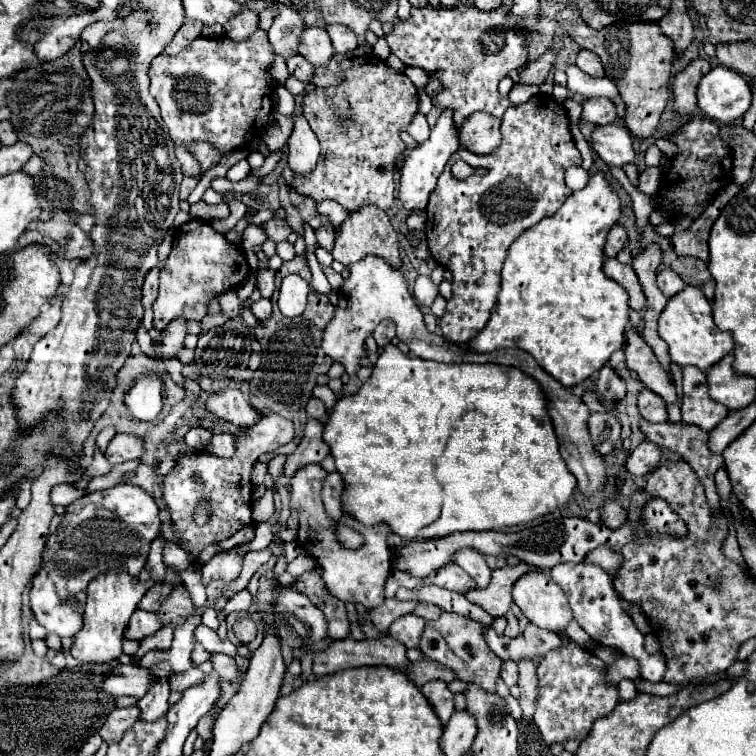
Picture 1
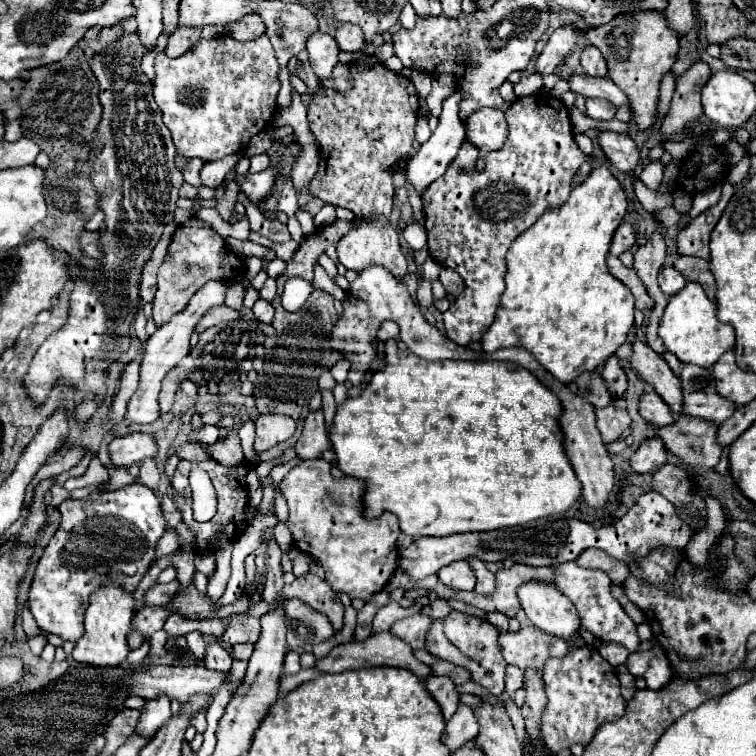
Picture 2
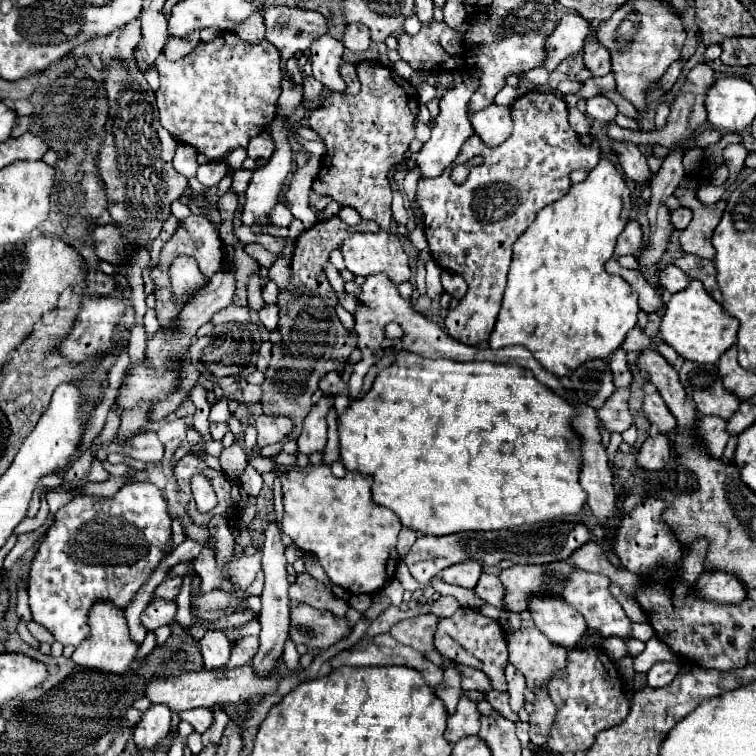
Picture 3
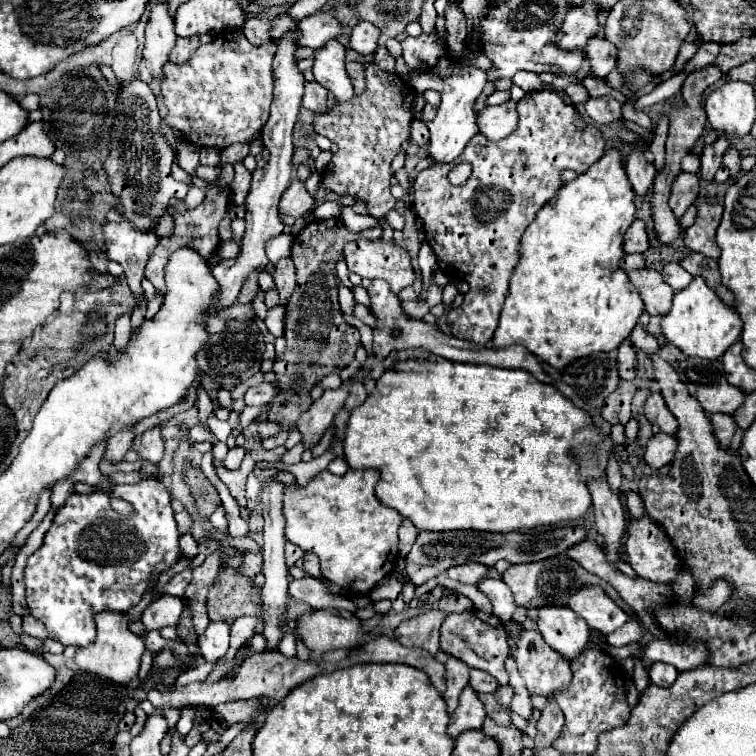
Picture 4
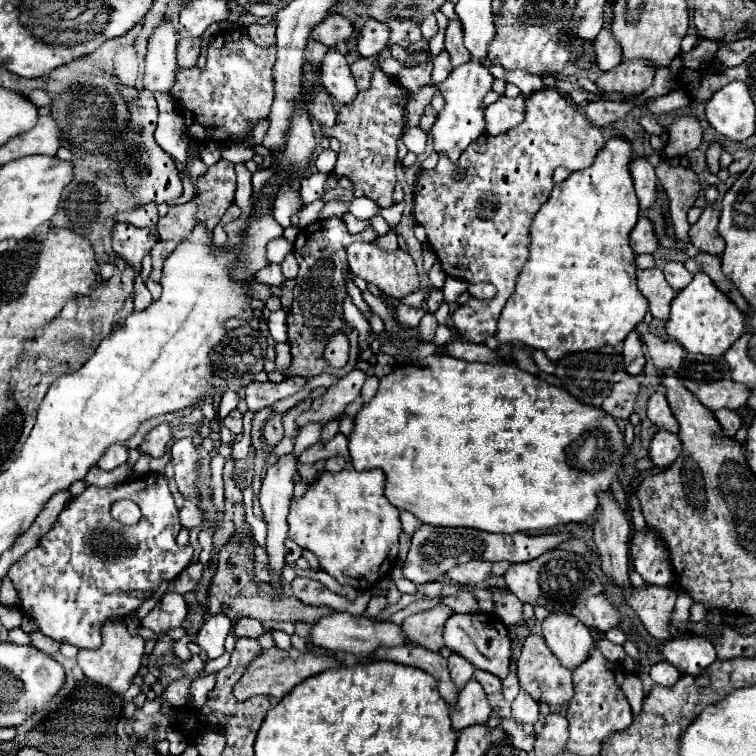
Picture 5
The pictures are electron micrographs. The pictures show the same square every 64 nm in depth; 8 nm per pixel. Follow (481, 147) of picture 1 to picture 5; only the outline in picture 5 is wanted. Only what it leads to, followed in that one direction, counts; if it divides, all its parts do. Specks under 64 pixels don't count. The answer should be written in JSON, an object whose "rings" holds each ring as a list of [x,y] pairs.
{"rings":[[[522,94],[516,98],[502,96],[498,102],[490,104],[484,110],[486,134],[500,136],[500,134],[512,130],[516,124],[520,124],[524,120],[524,98],[526,96],[522,96]]]}

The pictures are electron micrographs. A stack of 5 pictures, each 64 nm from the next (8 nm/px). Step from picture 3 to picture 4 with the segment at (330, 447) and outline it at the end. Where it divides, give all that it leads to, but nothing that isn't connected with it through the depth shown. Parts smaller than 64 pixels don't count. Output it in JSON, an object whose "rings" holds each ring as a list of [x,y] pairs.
{"rings":[[[326,450],[323,455],[318,458],[315,458],[309,462],[302,462],[286,465],[283,462],[267,462],[261,461],[257,462],[256,466],[261,469],[277,469],[282,472],[290,472],[292,473],[298,484],[301,486],[305,486],[316,474],[319,474],[322,470],[326,469],[328,464],[334,459],[336,456],[330,451]]]}

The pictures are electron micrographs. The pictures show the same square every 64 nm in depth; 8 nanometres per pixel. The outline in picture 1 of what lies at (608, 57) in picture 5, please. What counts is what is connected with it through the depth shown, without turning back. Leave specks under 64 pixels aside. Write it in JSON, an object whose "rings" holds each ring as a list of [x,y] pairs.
{"rings":[[[580,50],[580,52],[578,52],[576,66],[578,66],[584,74],[588,74],[588,76],[592,76],[592,78],[602,78],[602,76],[604,76],[604,68],[602,68],[602,64],[600,64],[600,58],[598,58],[594,52],[590,52],[590,50]]]}

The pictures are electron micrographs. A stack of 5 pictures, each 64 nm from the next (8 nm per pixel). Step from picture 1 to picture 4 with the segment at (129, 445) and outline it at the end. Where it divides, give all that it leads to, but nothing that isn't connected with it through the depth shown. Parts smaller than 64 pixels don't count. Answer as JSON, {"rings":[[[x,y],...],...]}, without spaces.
{"rings":[[[152,428],[152,430],[146,430],[144,434],[136,436],[132,442],[132,450],[140,456],[140,460],[158,464],[164,456],[164,442],[160,438],[160,428]]]}

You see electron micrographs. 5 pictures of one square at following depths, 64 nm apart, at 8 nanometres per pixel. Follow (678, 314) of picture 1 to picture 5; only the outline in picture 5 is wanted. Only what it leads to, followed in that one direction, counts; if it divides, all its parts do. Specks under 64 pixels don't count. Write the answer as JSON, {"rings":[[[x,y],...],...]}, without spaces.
{"rings":[[[702,272],[694,274],[694,280],[676,294],[672,300],[670,318],[666,320],[666,334],[672,340],[684,346],[684,350],[704,356],[722,356],[744,332],[744,314]]]}

